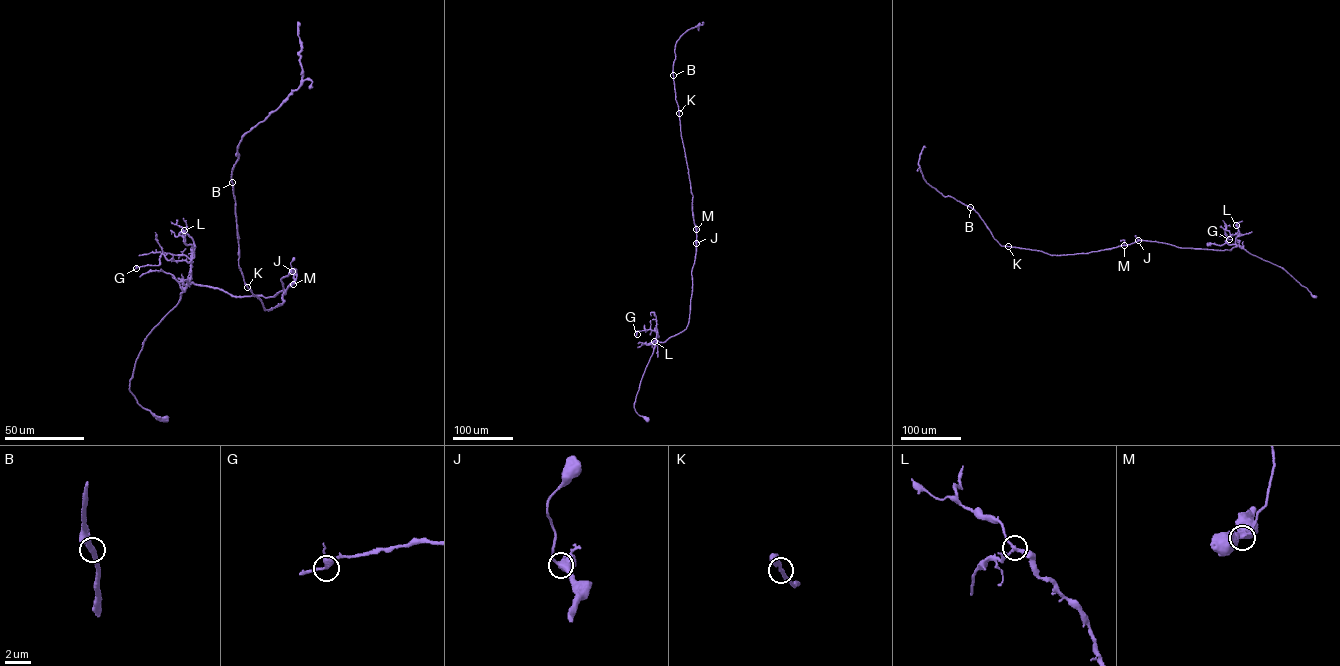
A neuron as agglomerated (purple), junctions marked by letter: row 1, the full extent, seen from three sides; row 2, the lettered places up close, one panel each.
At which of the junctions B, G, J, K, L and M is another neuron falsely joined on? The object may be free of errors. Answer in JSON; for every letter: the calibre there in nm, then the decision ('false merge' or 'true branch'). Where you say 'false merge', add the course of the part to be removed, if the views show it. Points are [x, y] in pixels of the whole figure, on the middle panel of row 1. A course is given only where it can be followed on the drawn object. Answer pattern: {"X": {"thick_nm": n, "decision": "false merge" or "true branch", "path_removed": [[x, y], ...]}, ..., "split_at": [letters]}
{"B": {"thick_nm": 340, "decision": "true branch"}, "G": {"thick_nm": 170, "decision": "true branch"}, "J": {"thick_nm": 420, "decision": "true branch"}, "K": {"thick_nm": 260, "decision": "true branch"}, "L": {"thick_nm": 220, "decision": "true branch"}, "M": {"thick_nm": 360, "decision": "true branch"}, "split_at": []}

